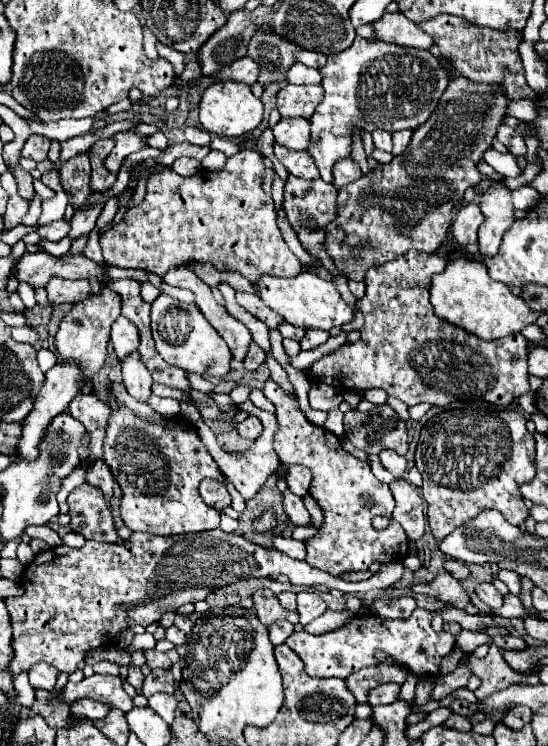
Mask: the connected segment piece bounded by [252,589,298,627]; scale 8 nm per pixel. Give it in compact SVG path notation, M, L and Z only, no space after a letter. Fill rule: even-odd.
M270 589L254 591L252 601L254 601L256 617L260 621L264 621L266 627L270 627L272 623L276 623L280 619L288 619L290 623L298 623L298 613L296 611L286 611L284 607L280 607L278 599L274 597L274 593Z

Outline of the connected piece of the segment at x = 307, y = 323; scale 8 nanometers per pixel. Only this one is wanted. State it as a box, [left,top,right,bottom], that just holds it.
[252,271,354,331]

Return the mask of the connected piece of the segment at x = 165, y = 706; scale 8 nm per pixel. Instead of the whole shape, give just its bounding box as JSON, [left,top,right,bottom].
[148,693,176,725]

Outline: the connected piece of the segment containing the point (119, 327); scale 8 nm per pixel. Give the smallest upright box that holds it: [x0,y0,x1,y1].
[112,317,140,359]

